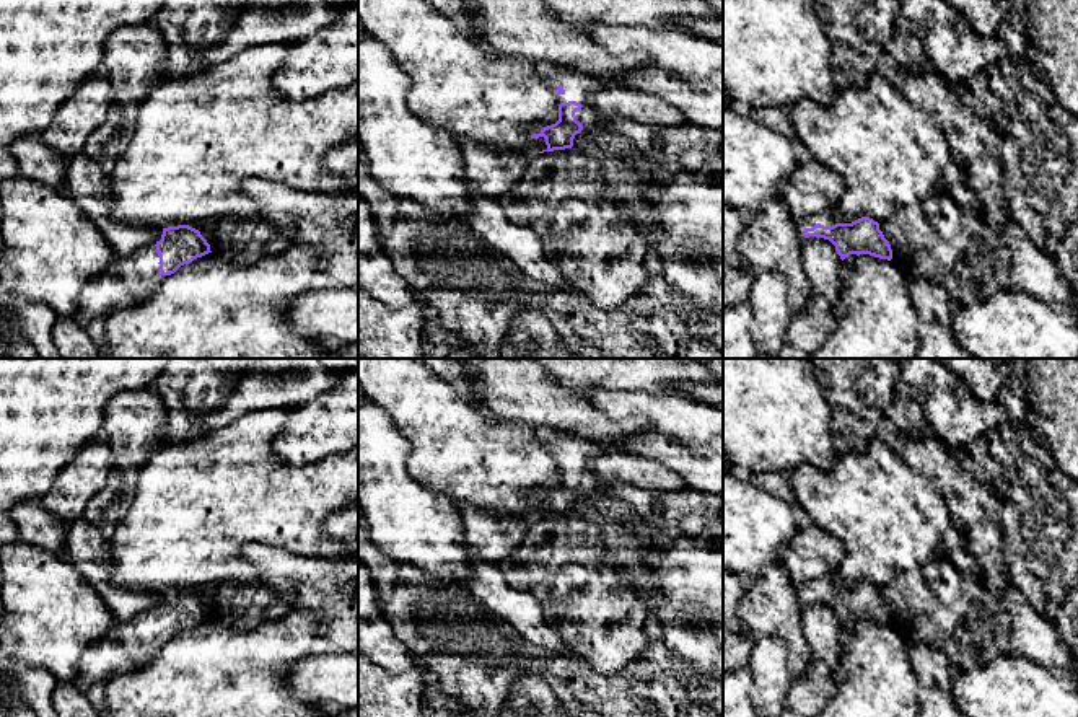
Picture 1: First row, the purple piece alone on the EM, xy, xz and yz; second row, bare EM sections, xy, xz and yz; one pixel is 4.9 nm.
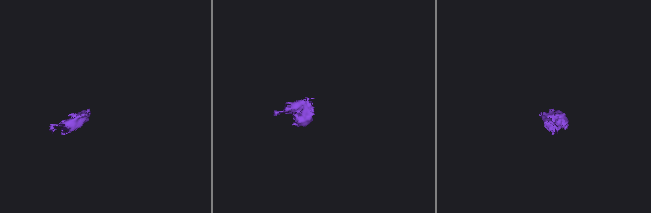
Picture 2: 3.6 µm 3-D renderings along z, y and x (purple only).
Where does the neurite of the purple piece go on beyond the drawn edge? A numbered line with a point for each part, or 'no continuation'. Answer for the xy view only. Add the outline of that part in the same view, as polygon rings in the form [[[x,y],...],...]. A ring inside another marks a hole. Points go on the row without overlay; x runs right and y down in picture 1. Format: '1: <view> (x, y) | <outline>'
1: xy (103, 660) | [[[156,606],[132,621],[121,622],[101,640],[81,653],[80,676],[72,681],[80,691],[94,683],[109,683],[114,676],[134,671],[142,660],[161,657],[169,640],[160,640]]]

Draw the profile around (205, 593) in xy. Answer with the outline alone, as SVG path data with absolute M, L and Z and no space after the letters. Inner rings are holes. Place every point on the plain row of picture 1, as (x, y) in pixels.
M197 587L197 588L192 588L189 590L195 595L200 596L200 600L207 605L207 608L210 609L210 616L220 616L218 613L218 606L217 606L217 600L215 600L215 595L213 595L213 587Z

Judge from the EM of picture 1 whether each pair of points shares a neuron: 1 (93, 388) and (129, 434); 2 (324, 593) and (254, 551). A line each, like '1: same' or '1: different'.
1: different
2: same

